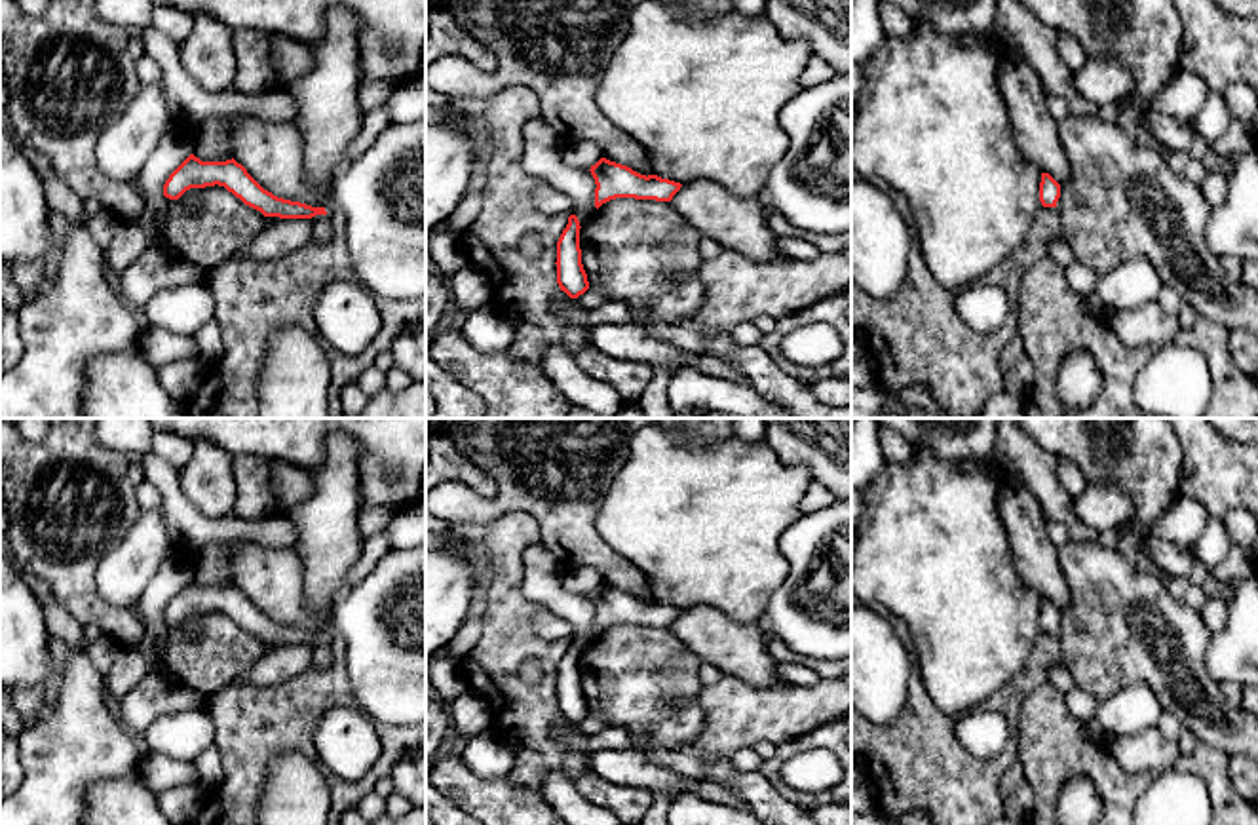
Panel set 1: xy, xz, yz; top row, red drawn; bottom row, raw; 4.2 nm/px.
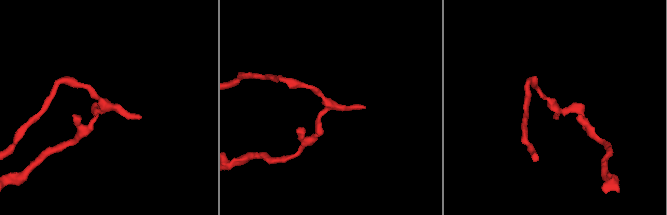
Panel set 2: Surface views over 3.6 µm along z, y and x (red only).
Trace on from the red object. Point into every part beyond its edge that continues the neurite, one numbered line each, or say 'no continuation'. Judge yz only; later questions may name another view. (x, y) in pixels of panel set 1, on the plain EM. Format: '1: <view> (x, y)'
no continuation

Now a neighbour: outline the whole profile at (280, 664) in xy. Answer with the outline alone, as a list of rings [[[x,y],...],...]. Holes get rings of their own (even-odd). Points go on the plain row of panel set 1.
[[[279,644],[264,652],[264,656],[249,667],[236,684],[276,686],[283,684],[312,665],[312,644]]]

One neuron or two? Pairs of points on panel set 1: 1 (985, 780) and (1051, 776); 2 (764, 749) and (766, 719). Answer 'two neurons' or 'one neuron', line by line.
1: two neurons
2: two neurons

